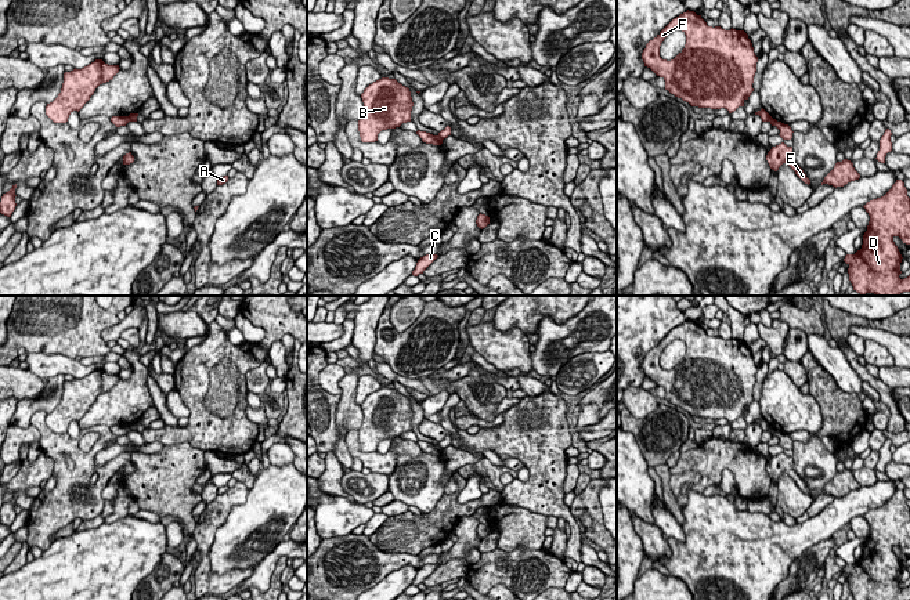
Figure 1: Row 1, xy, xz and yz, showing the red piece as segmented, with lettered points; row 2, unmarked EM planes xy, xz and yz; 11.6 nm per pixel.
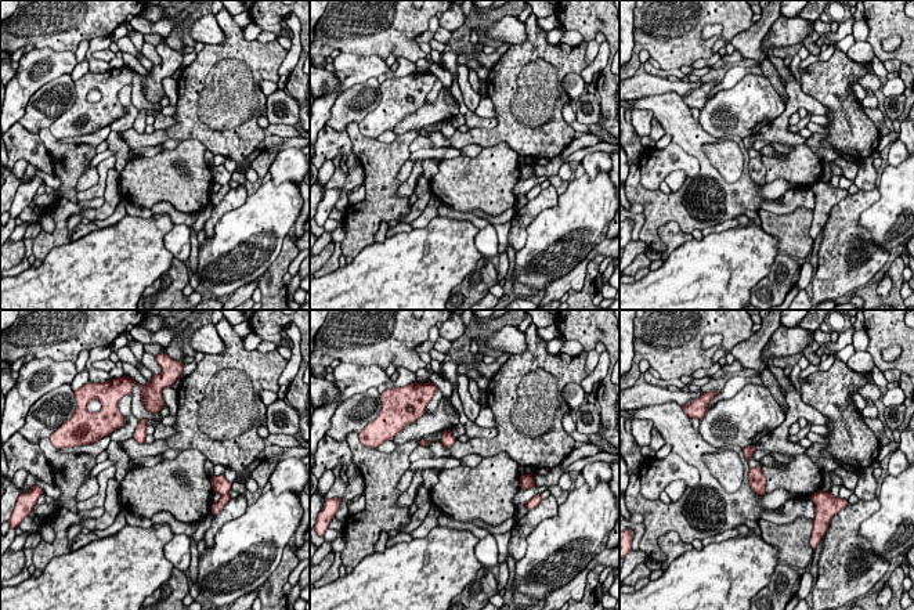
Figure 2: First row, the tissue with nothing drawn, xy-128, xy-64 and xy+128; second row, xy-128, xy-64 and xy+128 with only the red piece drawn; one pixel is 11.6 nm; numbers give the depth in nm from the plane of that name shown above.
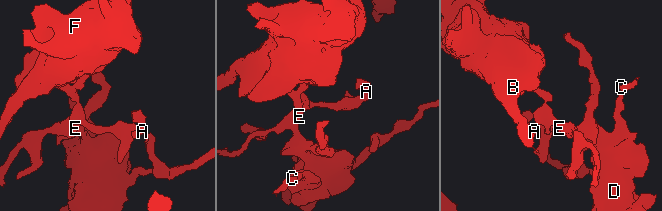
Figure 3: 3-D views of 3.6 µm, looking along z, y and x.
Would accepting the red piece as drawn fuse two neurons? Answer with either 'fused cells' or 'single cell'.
fused cells

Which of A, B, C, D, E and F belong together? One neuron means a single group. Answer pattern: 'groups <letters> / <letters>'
groups A C D E / B F

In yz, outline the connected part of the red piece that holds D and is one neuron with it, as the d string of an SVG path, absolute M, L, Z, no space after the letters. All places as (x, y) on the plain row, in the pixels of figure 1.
M896 489L884 506L867 512L863 517L870 531L863 545L862 559L844 568L849 575L848 583L853 600L910 600L910 585L904 589L899 588L903 567L893 552L893 547L899 546L903 553L910 554L910 507L904 492Z

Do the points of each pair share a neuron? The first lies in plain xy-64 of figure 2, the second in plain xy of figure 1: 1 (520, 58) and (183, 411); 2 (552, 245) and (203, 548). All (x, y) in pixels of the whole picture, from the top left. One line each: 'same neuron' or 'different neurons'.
1: different neurons
2: different neurons

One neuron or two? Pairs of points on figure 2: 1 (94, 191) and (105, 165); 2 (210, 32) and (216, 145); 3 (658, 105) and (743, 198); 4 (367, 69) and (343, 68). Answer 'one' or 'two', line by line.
1: one
2: two
3: one
4: one

